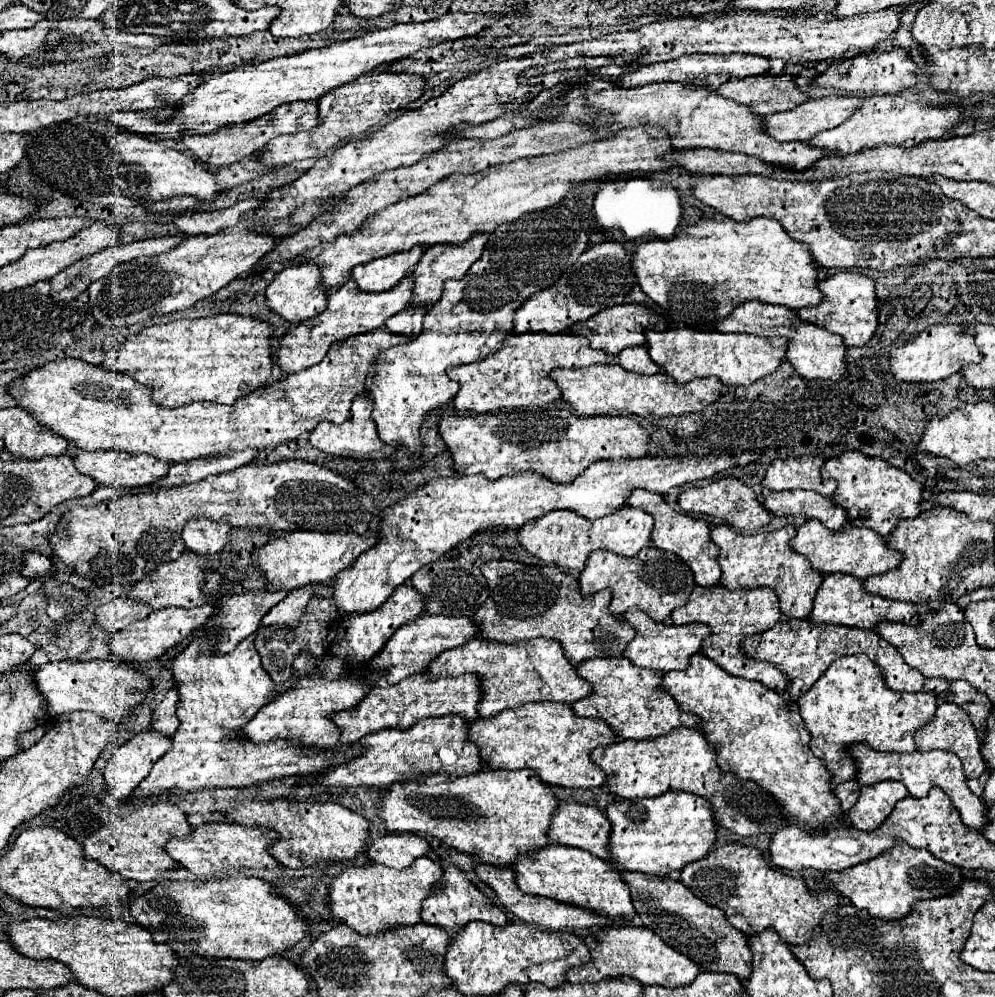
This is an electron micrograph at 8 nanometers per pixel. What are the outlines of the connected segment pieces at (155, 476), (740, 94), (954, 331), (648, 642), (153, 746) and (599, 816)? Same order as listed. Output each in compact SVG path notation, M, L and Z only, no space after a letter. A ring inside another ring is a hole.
M77 451L75 453L75 465L83 475L93 477L97 483L107 483L107 485L117 485L123 489L137 489L137 487L147 487L153 485L155 481L163 479L169 471L169 463L159 461L151 455L123 455L123 451Z
M763 75L747 79L731 79L719 91L719 95L745 103L753 113L767 117L779 111L795 109L809 97L797 87L789 75Z
M933 325L919 333L913 341L895 347L889 357L889 371L897 381L925 383L947 379L957 373L965 363L979 363L979 351L973 335L965 333L963 325Z
M631 609L623 615L625 621L629 621L635 629L637 629L637 635L635 639L627 645L625 649L625 657L633 663L633 665L639 665L639 667L647 667L647 669L655 669L655 671L661 671L661 673L667 673L667 671L681 671L687 667L689 663L689 657L699 653L701 651L701 645L705 641L707 635L711 635L711 629L709 625L701 625L701 623L691 623L691 625L665 625L665 623L657 623L653 621L647 613L639 611L639 609Z
M155 729L141 731L133 739L125 741L123 745L119 745L117 751L111 755L111 759L107 761L107 767L105 767L105 783L109 787L111 797L117 799L117 801L129 797L133 793L133 789L149 775L149 771L155 765L155 761L161 755L165 755L169 749L171 749L171 737L161 735Z
M563 801L551 817L549 839L559 845L579 847L597 857L607 857L607 839L611 825L603 811L591 805Z

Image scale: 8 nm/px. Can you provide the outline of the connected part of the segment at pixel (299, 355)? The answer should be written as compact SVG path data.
M407 275L397 287L393 287L391 291L383 291L379 295L365 295L363 291L359 291L355 287L355 281L347 281L343 283L343 287L339 287L337 291L333 289L327 297L327 307L323 313L319 313L317 317L313 317L311 321L299 323L297 327L293 327L287 335L281 337L281 345L277 351L277 367L281 369L283 377L299 373L311 365L321 363L321 359L325 357L327 349L337 343L343 341L351 335L359 335L359 333L369 333L373 329L379 329L387 317L403 311L407 307L407 299L411 299L411 275Z

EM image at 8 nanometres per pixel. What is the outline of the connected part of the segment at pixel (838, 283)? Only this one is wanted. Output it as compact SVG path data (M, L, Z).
M839 271L827 279L817 283L823 299L815 307L803 307L797 311L799 319L807 323L815 323L831 333L837 333L845 339L847 347L861 347L865 345L875 329L877 329L877 299L875 299L875 283L857 271Z

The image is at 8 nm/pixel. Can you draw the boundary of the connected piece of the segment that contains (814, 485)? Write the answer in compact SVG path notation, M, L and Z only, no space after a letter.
M805 455L805 457L787 457L783 461L775 459L763 479L763 485L771 491L789 491L789 489L811 489L817 491L821 495L833 497L837 483L831 481L823 481L821 479L821 465L823 465L823 457L813 457L813 455Z

